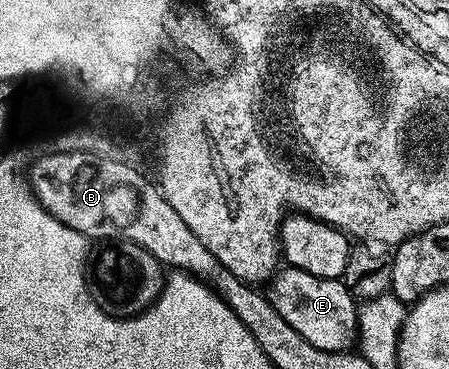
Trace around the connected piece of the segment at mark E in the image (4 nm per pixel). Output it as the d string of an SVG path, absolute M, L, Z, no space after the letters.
M284 267L273 276L270 288L270 300L278 315L282 315L282 319L286 319L286 323L290 323L290 327L294 327L294 331L314 347L342 353L357 344L358 305L343 280L322 279L318 275L310 275L310 271Z

